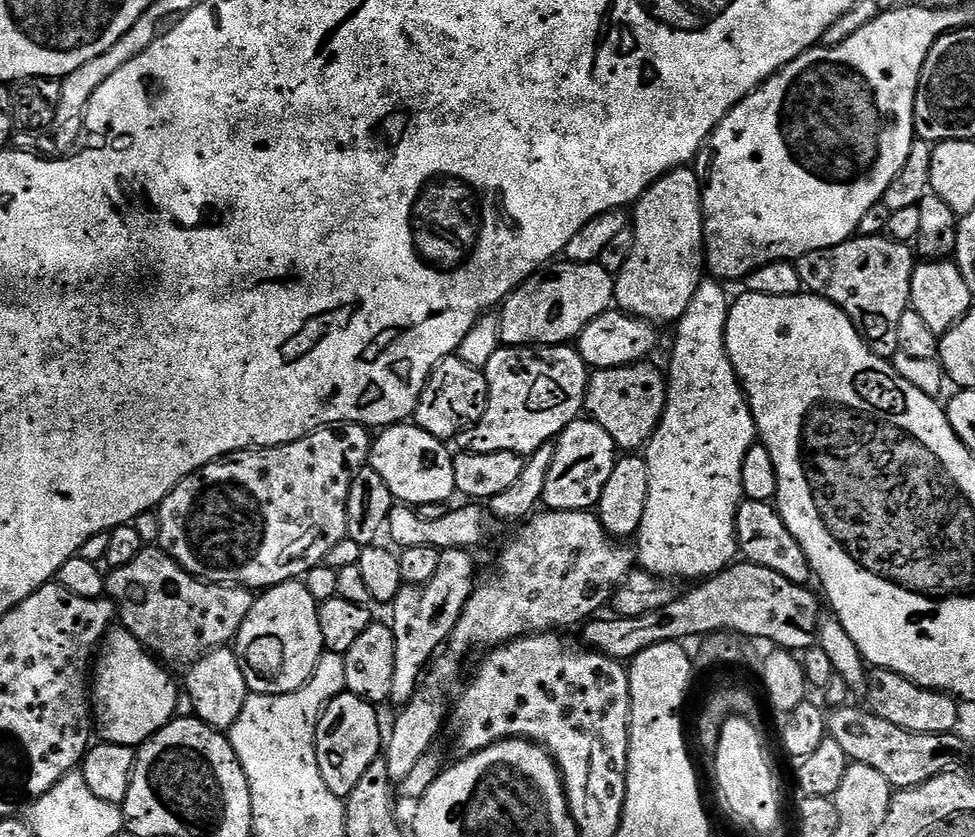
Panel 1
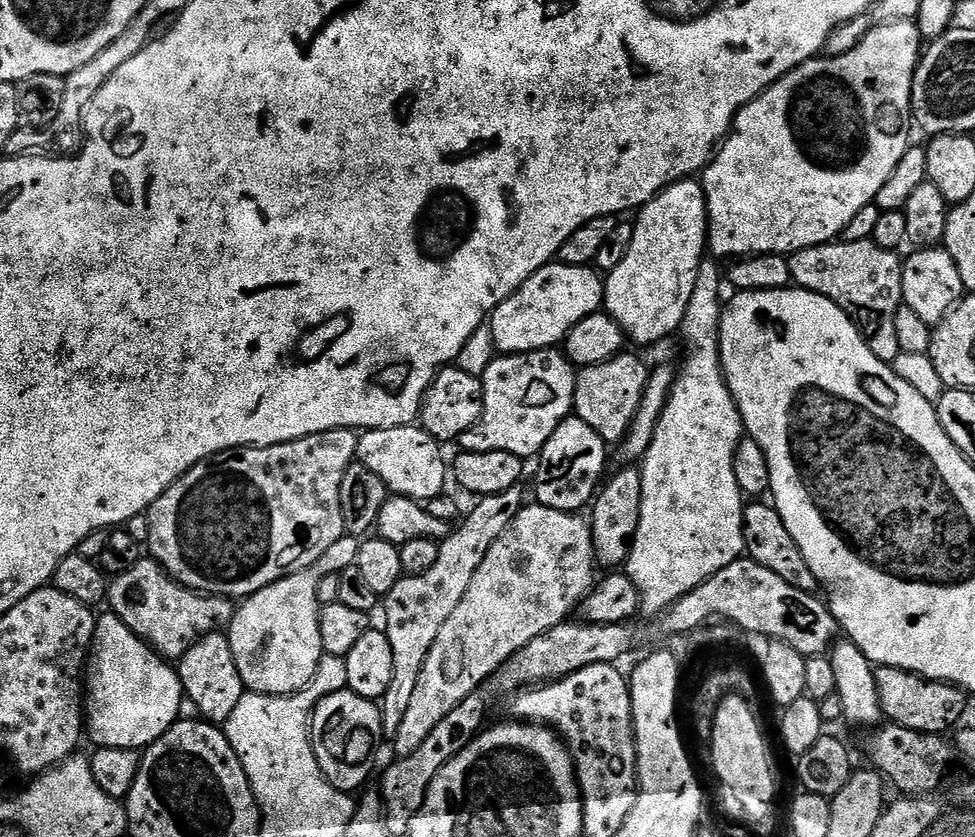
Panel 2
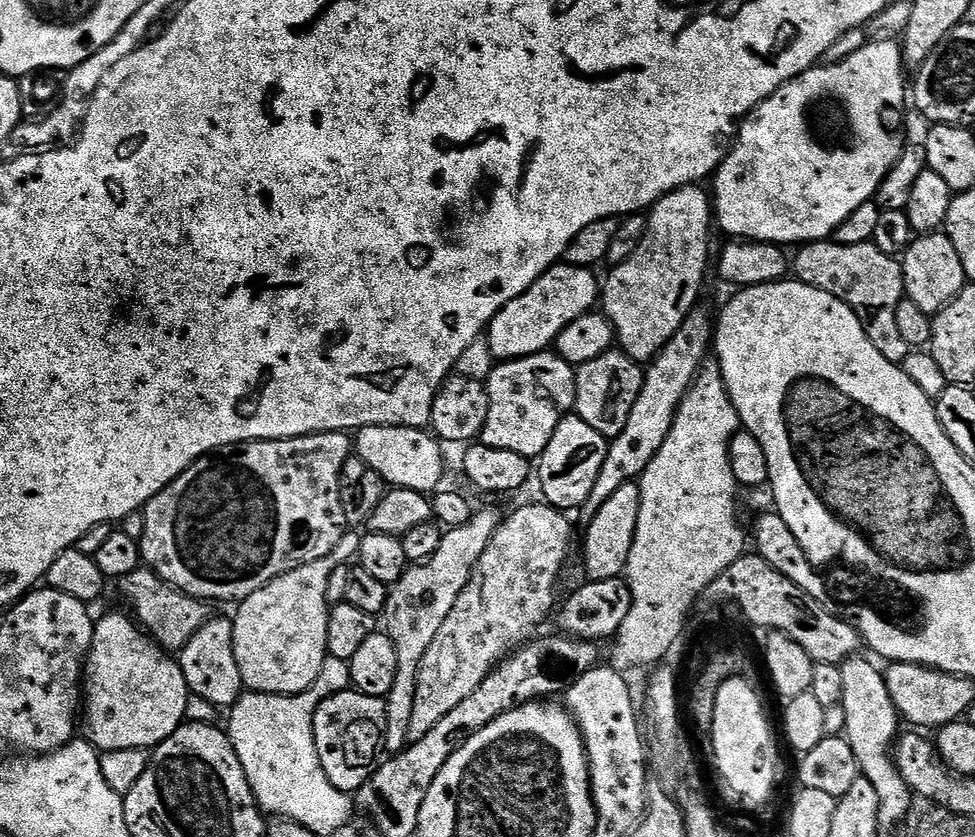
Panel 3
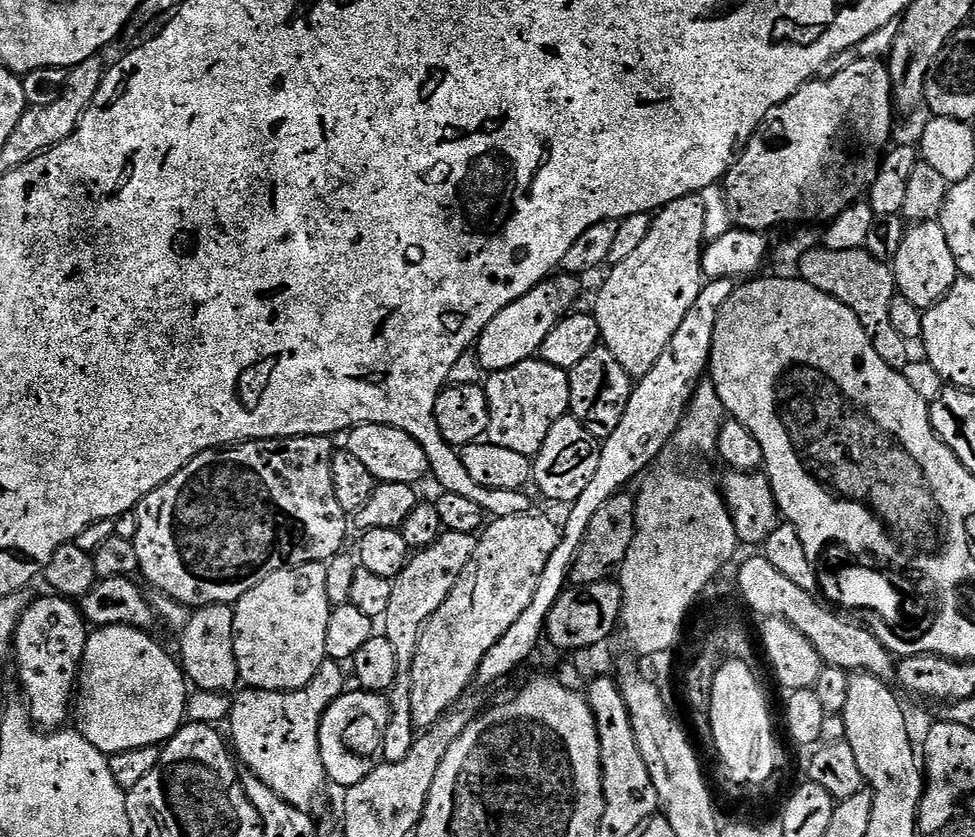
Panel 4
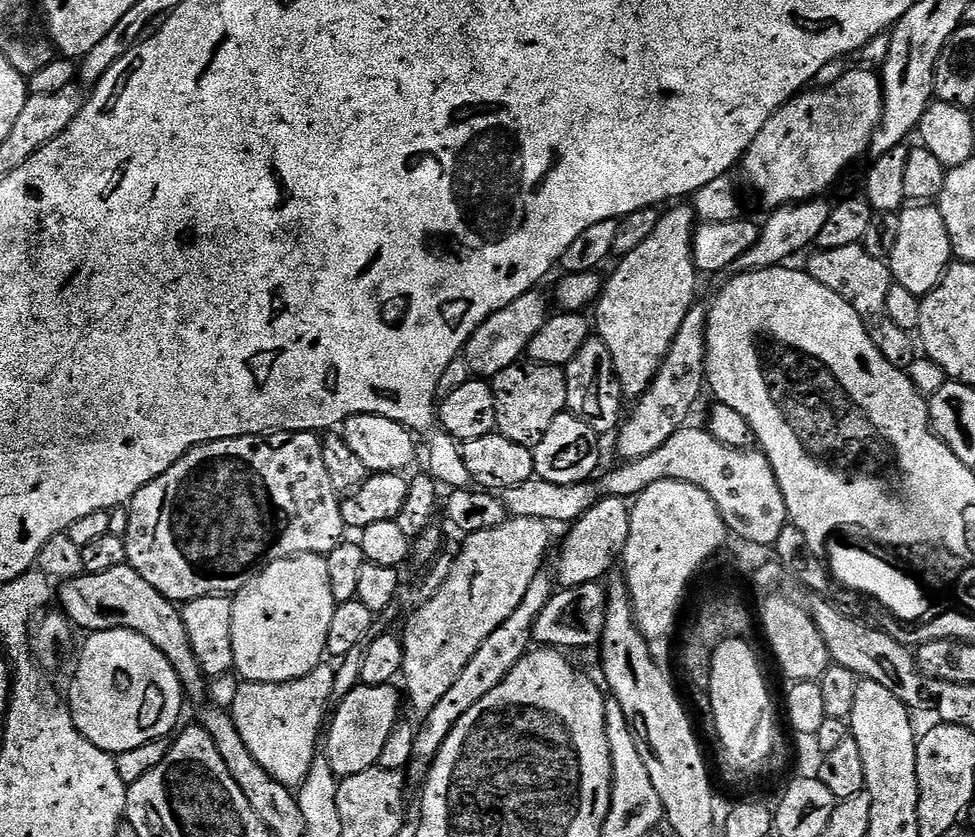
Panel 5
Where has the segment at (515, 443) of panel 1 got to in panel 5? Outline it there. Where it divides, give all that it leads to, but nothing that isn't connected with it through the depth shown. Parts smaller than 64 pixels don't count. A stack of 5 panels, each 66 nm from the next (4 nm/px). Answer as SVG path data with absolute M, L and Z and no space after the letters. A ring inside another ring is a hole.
M517 362L491 377L490 383L494 394L496 432L510 438L510 442L518 442L518 446L535 448L538 442L542 442L546 430L550 430L554 418L568 407L564 368Z

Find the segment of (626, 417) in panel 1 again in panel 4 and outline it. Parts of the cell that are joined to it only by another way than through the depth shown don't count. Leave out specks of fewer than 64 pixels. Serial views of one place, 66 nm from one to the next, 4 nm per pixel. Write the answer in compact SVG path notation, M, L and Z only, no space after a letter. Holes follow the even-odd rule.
M597 346L578 362L568 372L570 382L570 412L580 423L586 425L590 434L597 438L605 438L613 434L618 424L622 422L622 416L626 411L627 403L634 387L634 377L626 370L622 370L618 358L610 354L610 350L603 346Z

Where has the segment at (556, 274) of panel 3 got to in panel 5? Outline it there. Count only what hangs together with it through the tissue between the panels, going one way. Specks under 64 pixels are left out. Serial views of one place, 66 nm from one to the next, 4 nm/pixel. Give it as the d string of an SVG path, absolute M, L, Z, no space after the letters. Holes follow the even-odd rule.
M533 290L522 294L522 298L510 302L510 306L486 318L486 322L478 326L478 330L474 330L462 353L462 358L470 366L473 377L491 378L509 368L511 364L517 363L527 353L530 338L534 338L534 334L542 330L549 315L547 298L540 293L540 290Z

